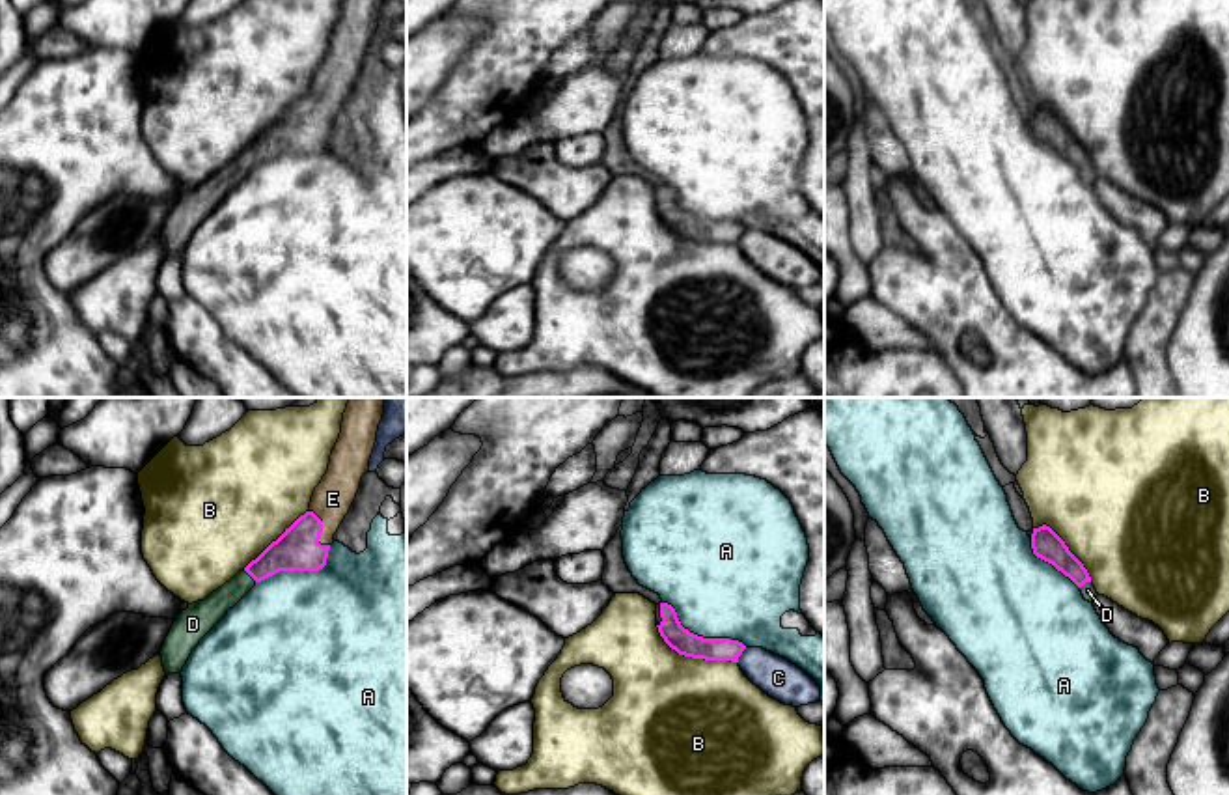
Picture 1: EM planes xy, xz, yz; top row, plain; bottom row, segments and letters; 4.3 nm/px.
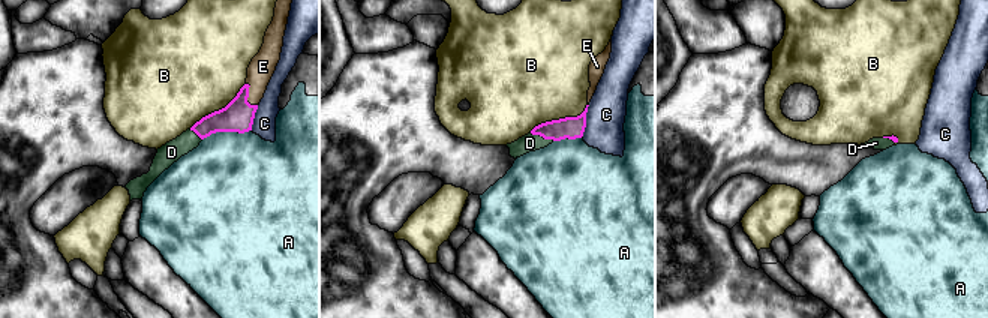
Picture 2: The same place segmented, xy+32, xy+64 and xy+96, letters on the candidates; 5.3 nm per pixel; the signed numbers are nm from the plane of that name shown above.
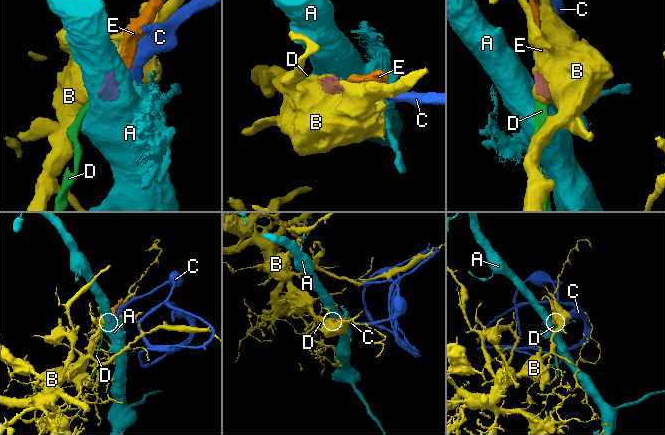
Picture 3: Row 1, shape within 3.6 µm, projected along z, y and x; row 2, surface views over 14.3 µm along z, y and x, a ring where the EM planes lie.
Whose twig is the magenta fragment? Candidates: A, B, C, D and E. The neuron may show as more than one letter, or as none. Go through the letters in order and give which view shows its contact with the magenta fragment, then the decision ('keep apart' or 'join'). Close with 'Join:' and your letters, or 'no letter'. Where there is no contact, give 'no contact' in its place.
A: contact in xz; keep apart
B: contact in xz; keep apart
C: contact in xz; keep apart
D: contact in xy; join
E: contact in xy; join
Join: D, E

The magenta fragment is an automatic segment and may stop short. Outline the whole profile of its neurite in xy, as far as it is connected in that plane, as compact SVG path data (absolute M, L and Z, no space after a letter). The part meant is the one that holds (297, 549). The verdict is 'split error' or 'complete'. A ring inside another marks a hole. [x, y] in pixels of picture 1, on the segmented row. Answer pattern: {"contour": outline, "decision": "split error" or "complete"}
{"contour": "M351 398L328 470L315 487L310 509L255 560L173 621L160 649L166 676L183 672L192 649L257 582L280 571L319 571L334 534L349 513L377 442L384 398Z", "decision": "split error"}

